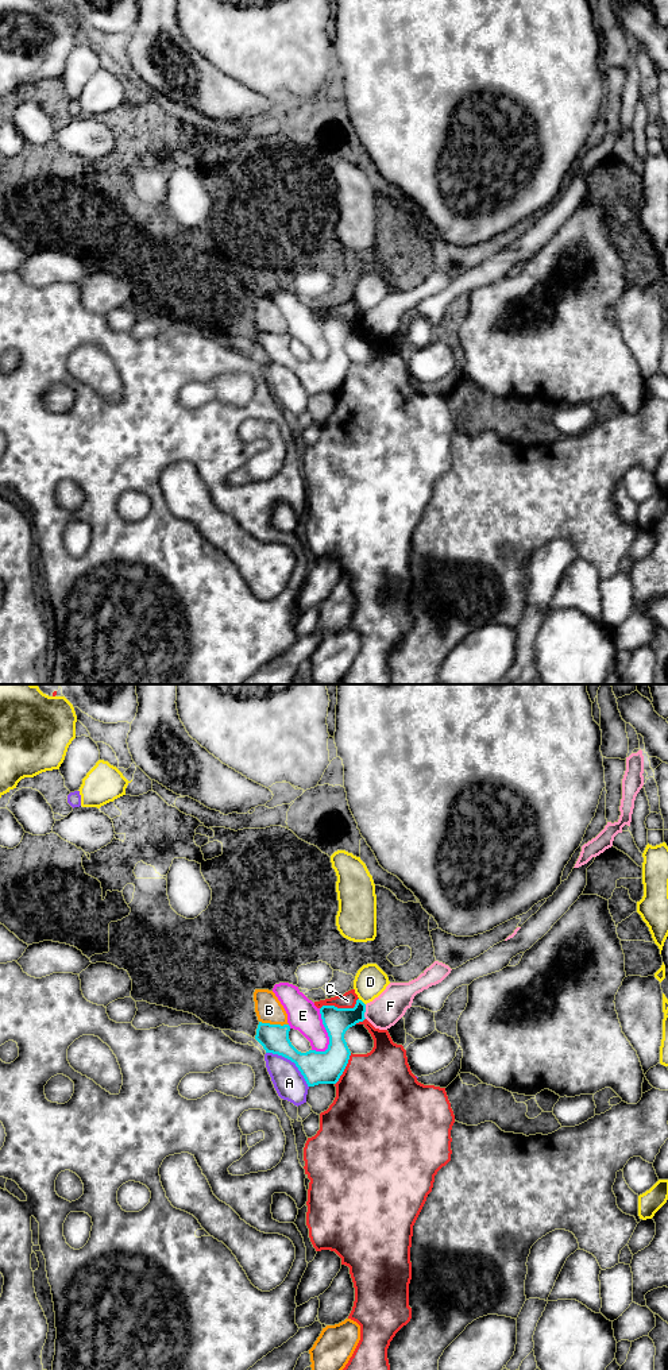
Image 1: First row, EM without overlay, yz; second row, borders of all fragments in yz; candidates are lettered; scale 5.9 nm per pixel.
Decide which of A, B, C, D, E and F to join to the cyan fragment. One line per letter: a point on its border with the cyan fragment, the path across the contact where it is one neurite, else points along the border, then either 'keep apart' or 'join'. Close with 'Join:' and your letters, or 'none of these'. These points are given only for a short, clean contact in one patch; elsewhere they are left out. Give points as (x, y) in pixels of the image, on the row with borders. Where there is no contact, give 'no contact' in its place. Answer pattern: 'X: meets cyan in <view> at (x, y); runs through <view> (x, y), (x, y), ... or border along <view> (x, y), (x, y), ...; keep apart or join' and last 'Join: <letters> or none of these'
A: meets cyan in yz at (292, 1061); keep apart
B: meets cyan in yz at (274, 1025); keep apart
C: meets cyan in yz at (340, 1008); keep apart
D: meets cyan in yz at (362, 1002); keep apart
E: meets cyan in yz at (325, 1029); keep apart
F: meets cyan in yz at (365, 1011); border along yz (366, 1004), (365, 1018); keep apart
Join: none of these

